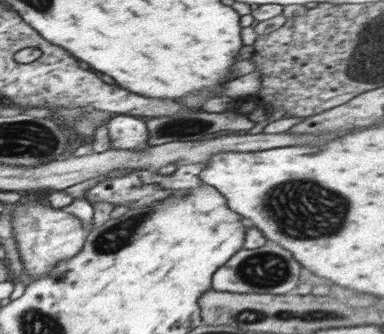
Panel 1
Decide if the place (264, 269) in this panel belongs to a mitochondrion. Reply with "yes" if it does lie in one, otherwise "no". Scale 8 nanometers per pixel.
yes

